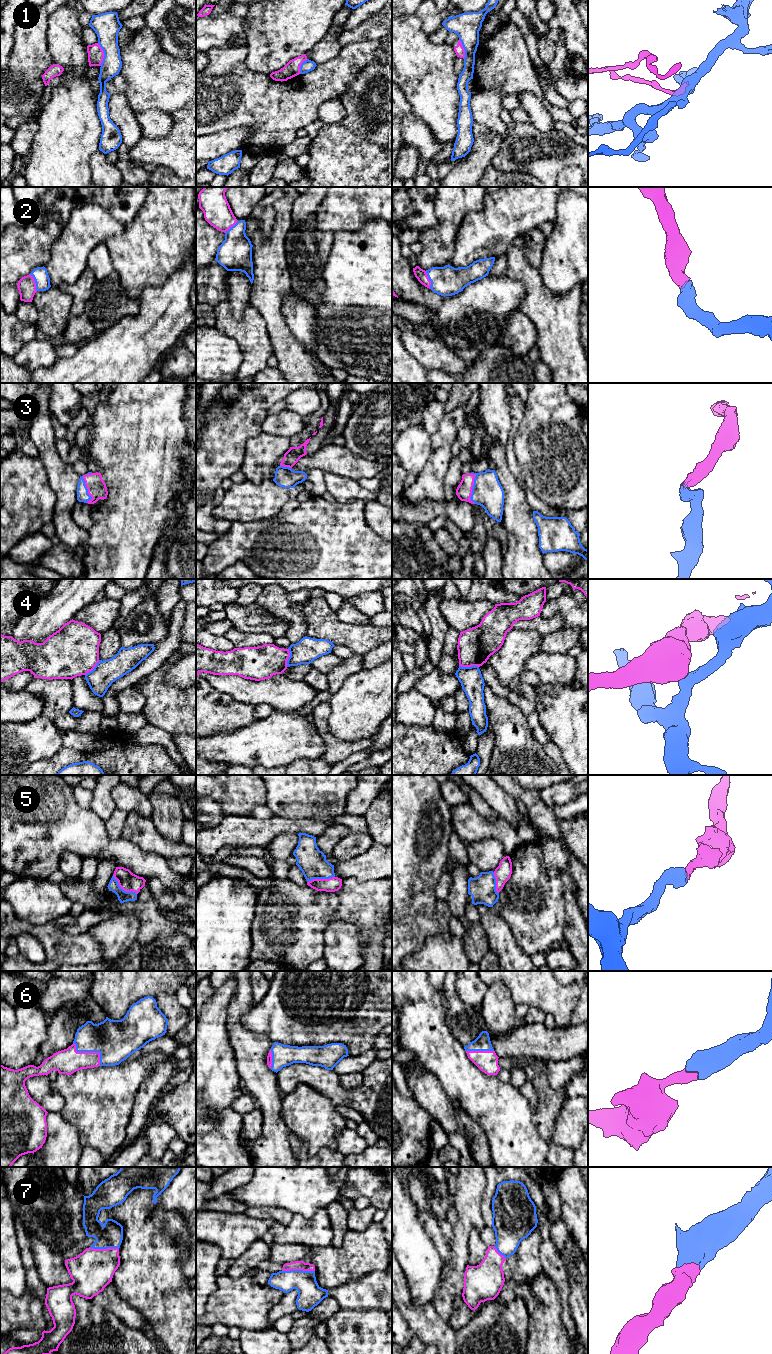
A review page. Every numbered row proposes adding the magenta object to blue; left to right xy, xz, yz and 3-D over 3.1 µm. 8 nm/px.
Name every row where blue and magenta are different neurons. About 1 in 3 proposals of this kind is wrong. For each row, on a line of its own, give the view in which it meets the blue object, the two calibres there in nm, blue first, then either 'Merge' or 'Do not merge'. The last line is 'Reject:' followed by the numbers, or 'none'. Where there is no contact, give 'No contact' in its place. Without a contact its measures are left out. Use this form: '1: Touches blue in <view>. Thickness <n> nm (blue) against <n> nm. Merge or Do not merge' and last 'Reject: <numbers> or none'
1: Touches blue in xy. Thickness 200 nm (blue) against 130 nm. Do not merge
2: Touches blue in xy. Thickness 120 nm (blue) against 150 nm. Merge
3: Touches blue in yz. Thickness 240 nm (blue) against 130 nm. Merge
4: Touches blue in yz. Thickness 190 nm (blue) against 280 nm. Do not merge
5: Touches blue in xy. Thickness 90 nm (blue) against 150 nm. Merge
6: Touches blue in xy. Thickness 320 nm (blue) against 200 nm. Merge
7: Touches blue in xz. Thickness 190 nm (blue) against 80 nm. Merge
Reject: 1, 4

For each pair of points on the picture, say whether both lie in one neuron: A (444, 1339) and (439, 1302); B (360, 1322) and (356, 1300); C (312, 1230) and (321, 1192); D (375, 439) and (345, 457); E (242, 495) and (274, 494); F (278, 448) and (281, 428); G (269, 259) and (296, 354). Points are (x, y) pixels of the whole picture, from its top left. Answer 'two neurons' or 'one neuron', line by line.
A: two neurons
B: two neurons
C: two neurons
D: two neurons
E: one neuron
F: two neurons
G: one neuron

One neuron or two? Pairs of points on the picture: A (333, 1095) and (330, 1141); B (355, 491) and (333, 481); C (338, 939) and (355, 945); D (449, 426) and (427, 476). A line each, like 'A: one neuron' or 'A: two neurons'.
A: two neurons
B: one neuron
C: one neuron
D: one neuron

